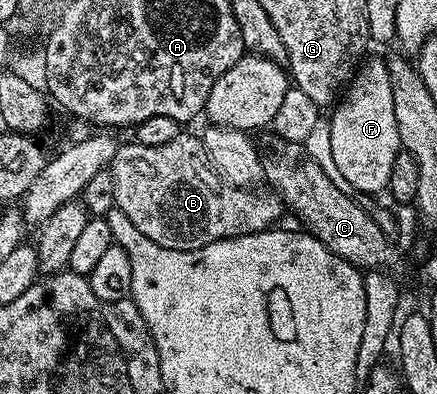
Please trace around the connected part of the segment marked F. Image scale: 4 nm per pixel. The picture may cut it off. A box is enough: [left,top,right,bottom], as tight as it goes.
[330,57,402,193]

